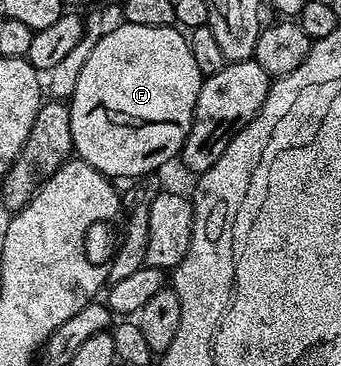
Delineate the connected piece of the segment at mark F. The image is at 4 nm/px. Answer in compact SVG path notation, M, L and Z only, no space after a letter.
M119 23L119 28L103 31L102 36L92 46L92 55L84 62L84 70L80 70L80 78L76 82L76 90L68 98L70 117L72 118L72 142L77 159L88 166L100 170L111 178L118 176L146 176L157 168L162 168L170 159L177 157L188 138L188 130L192 126L192 118L196 110L196 98L200 94L200 86L204 79L200 66L196 66L196 58L192 58L189 39L177 27L140 26L139 24Z

